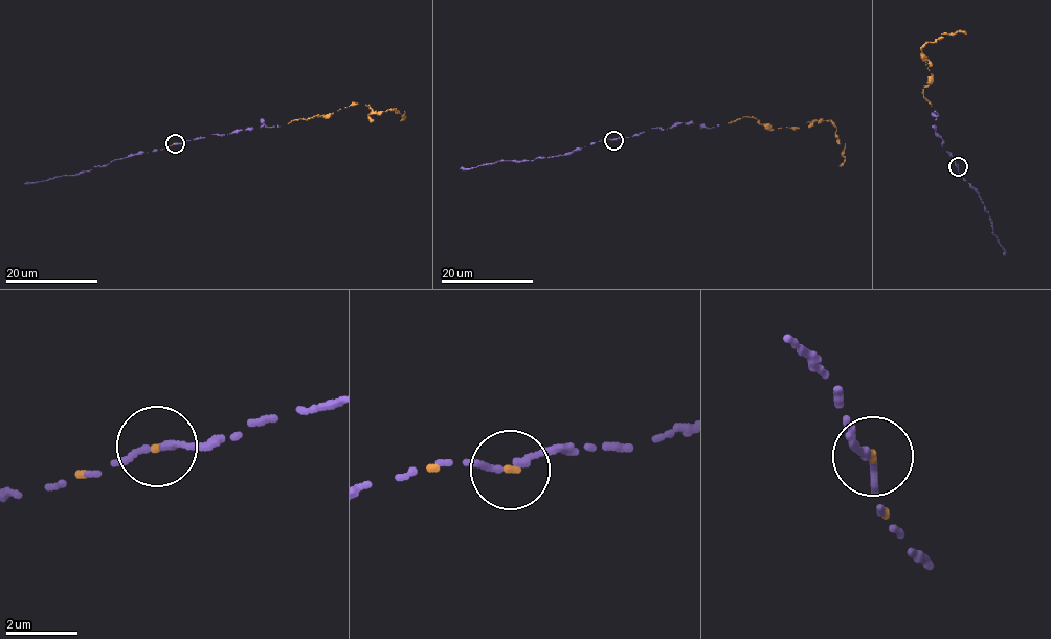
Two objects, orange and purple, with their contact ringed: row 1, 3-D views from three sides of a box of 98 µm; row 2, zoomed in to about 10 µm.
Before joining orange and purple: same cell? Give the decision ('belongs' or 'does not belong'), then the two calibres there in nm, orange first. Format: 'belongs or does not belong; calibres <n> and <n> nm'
belongs; calibres 130 and 190 nm

